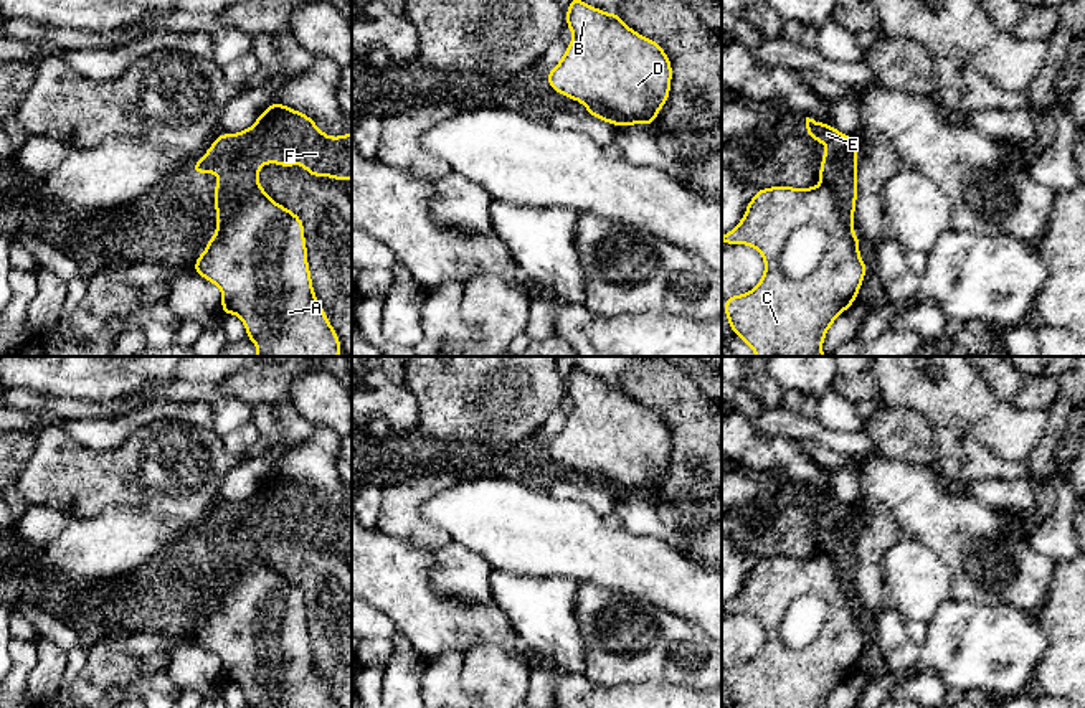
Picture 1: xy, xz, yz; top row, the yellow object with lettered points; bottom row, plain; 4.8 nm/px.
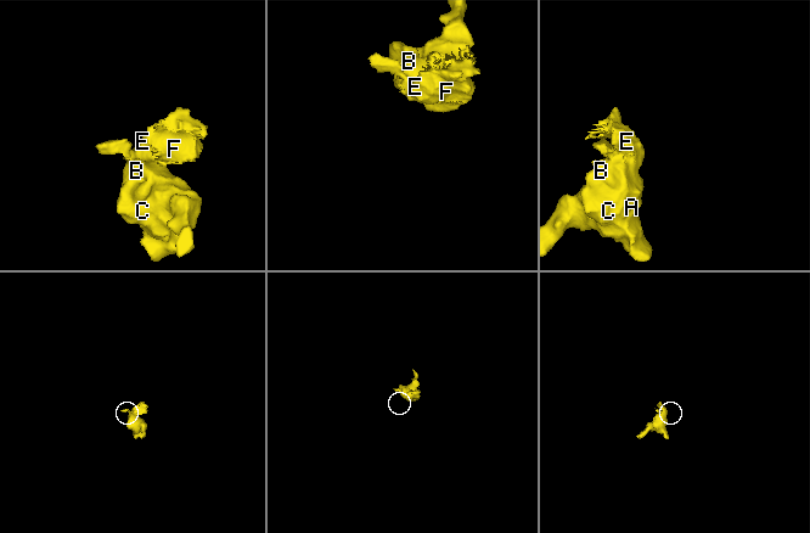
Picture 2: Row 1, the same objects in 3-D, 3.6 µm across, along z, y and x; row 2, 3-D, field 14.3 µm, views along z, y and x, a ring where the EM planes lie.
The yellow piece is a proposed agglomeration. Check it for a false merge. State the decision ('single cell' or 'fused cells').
fused cells

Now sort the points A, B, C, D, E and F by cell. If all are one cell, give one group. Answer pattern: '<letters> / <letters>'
A B C D / E F

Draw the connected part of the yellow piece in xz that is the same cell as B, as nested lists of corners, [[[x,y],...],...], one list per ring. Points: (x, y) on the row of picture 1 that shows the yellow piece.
[[[583,0],[570,2],[565,20],[573,41],[547,74],[550,87],[583,104],[606,106],[636,124],[657,116],[672,79],[666,51],[631,30],[618,13]]]

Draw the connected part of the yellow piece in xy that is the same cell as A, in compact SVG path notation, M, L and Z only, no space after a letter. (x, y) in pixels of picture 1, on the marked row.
M251 198L226 223L218 219L215 229L193 271L220 287L223 317L236 314L243 320L246 338L258 347L256 356L339 356L340 338L314 294L302 219L271 198Z

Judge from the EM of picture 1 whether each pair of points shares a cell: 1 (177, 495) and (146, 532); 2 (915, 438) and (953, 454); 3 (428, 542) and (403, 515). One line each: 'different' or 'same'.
1: different
2: same
3: same

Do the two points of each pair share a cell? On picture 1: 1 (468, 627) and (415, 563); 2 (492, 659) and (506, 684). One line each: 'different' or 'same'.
1: same
2: same

